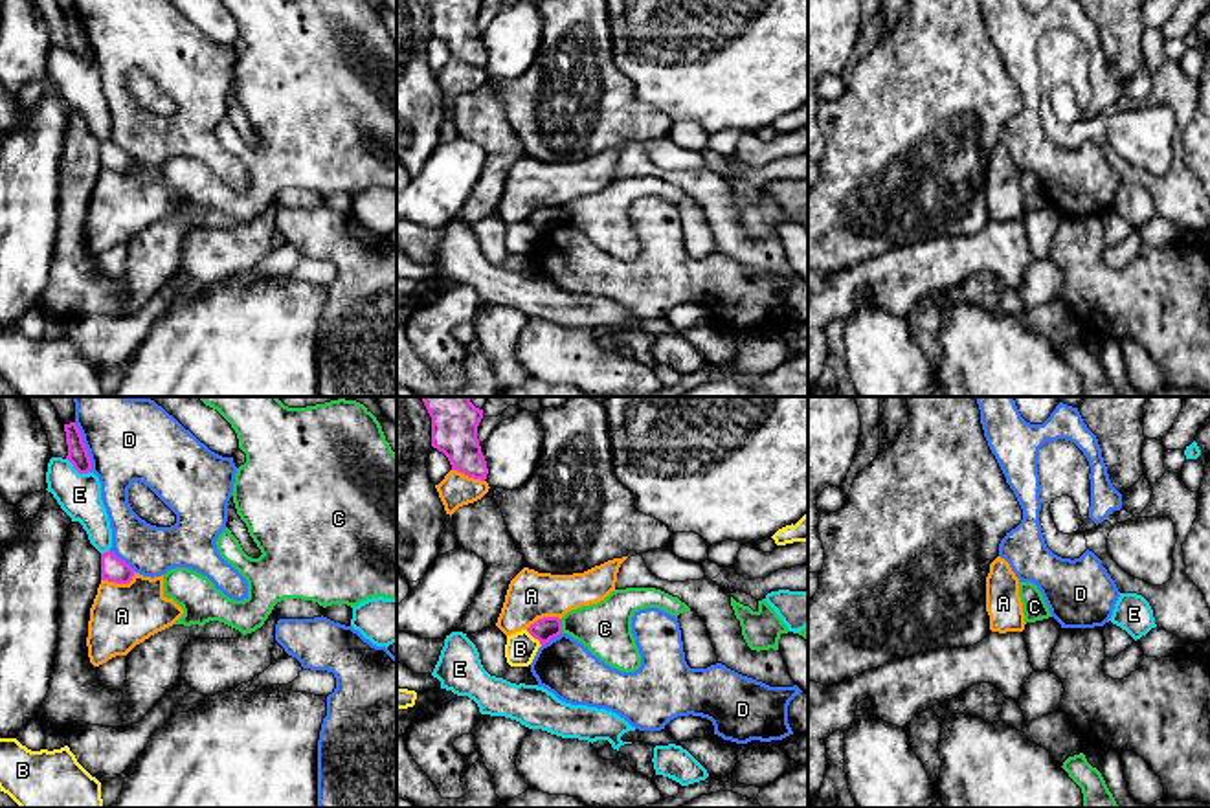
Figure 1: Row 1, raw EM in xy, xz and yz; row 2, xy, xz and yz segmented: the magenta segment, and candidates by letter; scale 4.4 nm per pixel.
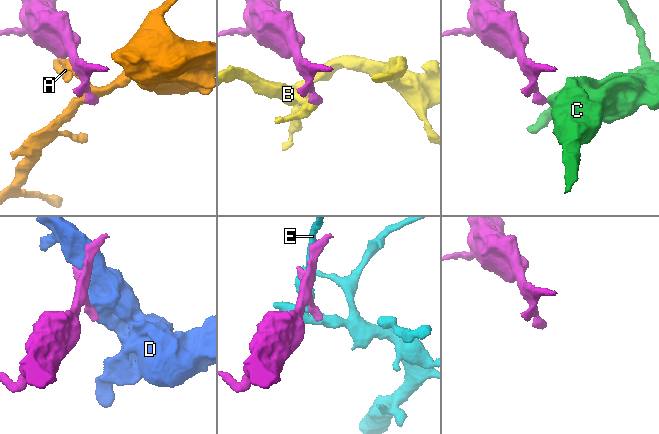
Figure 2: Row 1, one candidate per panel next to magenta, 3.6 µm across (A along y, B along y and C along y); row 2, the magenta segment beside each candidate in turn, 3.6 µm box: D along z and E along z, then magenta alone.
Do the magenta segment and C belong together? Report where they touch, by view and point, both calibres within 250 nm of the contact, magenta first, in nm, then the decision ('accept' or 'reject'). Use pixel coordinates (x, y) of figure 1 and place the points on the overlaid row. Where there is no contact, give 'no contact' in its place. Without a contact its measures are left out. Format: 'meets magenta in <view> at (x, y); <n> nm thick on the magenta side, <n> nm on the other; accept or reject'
meets magenta in xz at (560, 627); 100 nm thick on the magenta side, 220 nm on the other; reject

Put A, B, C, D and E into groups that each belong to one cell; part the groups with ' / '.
A / B / C / D / E

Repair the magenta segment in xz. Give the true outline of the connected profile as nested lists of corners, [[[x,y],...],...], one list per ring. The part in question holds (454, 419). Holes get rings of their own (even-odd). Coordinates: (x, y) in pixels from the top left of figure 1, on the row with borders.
[[[420,397],[431,417],[431,446],[443,452],[452,470],[487,479],[488,468],[477,439],[483,410],[468,397]]]

